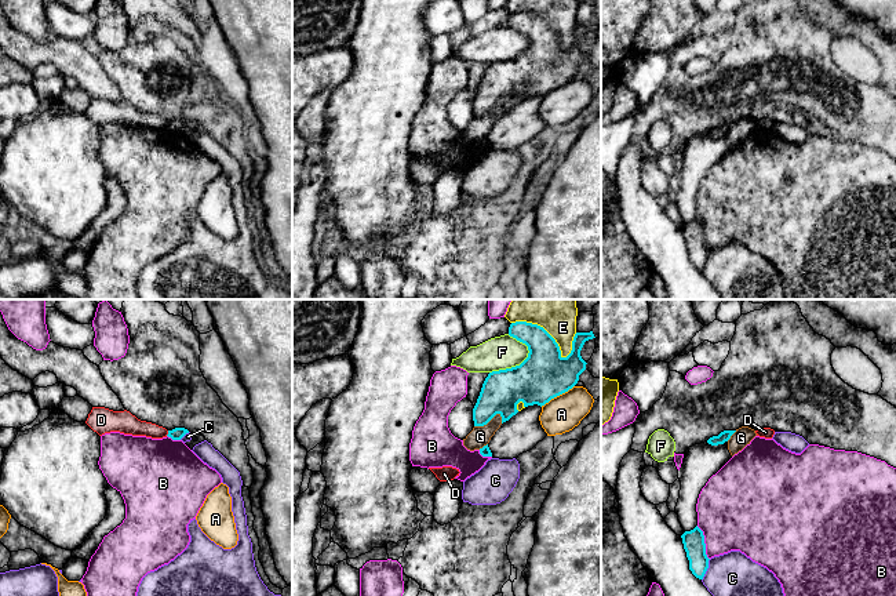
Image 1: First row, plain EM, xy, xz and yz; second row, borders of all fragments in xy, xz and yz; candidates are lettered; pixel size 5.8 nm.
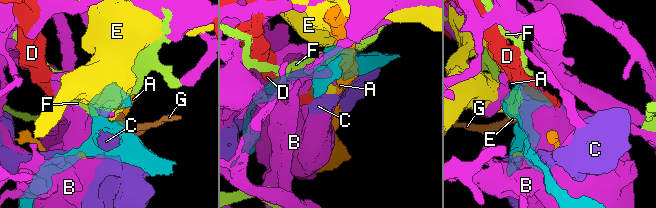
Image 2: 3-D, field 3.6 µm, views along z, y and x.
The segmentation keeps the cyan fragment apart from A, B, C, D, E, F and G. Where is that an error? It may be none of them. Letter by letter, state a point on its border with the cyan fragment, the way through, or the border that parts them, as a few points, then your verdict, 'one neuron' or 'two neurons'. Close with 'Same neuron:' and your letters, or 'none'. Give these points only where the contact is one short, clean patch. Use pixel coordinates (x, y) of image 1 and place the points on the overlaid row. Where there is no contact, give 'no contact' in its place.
A: contact xz (557, 395); two neurons
B: contact yz (703, 542); two neurons
C: contact yz (706, 570); two neurons
D: contact xy (168, 433); two neurons
E: contact xz (546, 331); two neurons
F: contact xz (513, 367); two neurons
G: contact xz (488, 421); two neurons
Same neuron: none

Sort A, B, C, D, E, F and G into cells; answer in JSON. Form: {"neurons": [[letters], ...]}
{"neurons": [["A"], ["B"], ["C"], ["D"], ["E"], ["F"], ["G"]]}

